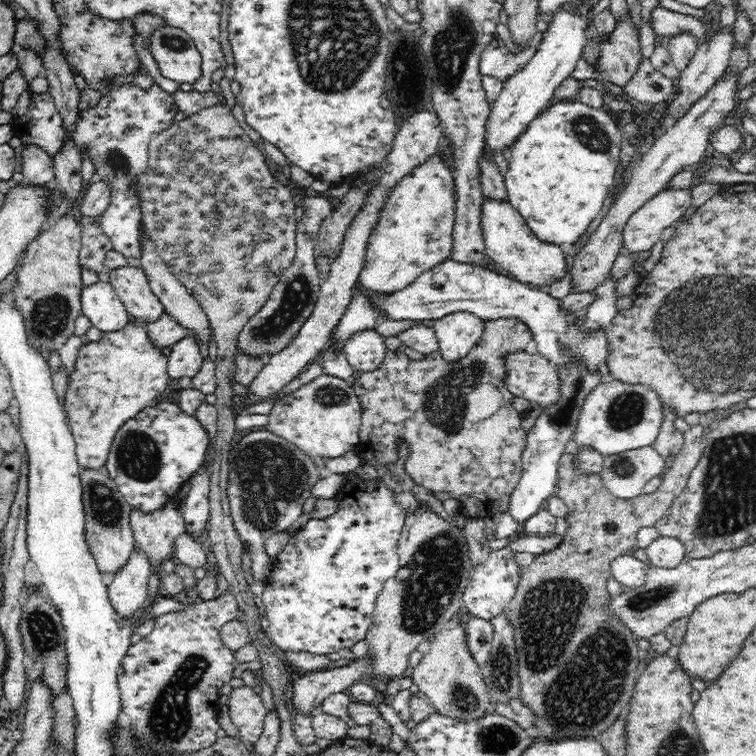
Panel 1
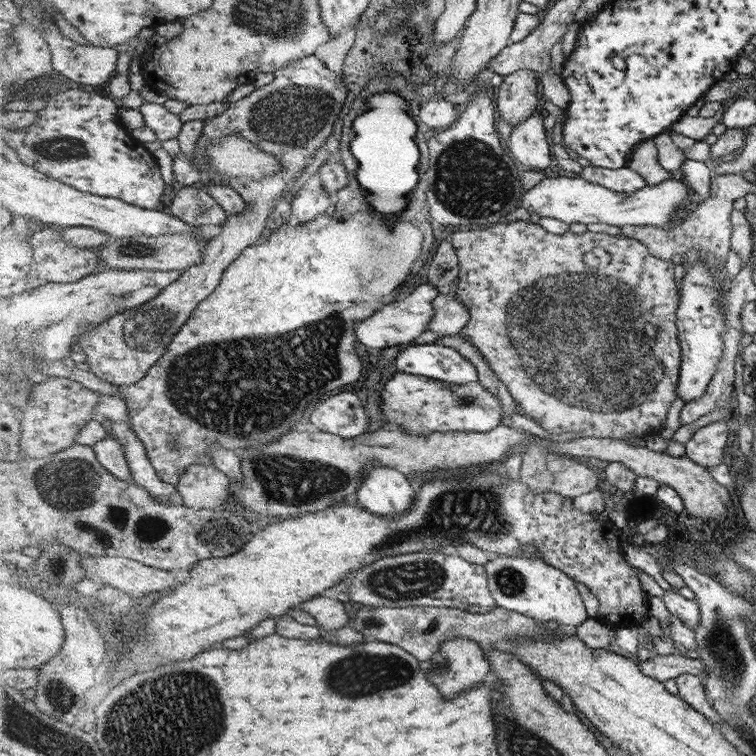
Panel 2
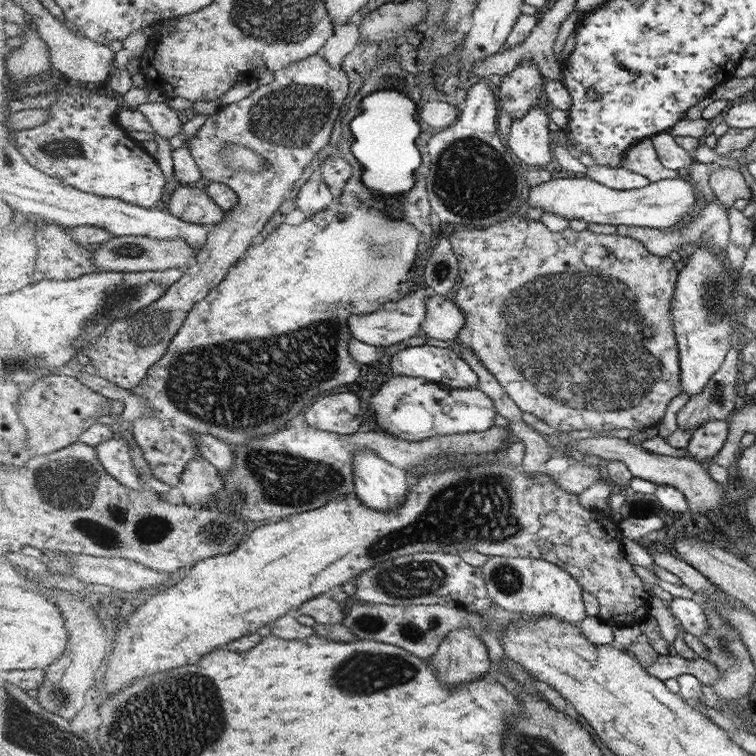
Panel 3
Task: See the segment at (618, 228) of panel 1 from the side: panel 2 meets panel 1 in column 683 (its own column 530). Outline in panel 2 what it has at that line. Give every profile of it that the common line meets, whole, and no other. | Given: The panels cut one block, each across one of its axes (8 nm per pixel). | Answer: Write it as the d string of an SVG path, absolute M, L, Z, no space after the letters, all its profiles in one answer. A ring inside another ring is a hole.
M531 115L514 127L508 139L508 147L514 159L528 170L544 171L552 162L550 158L550 135L545 132L544 115Z

